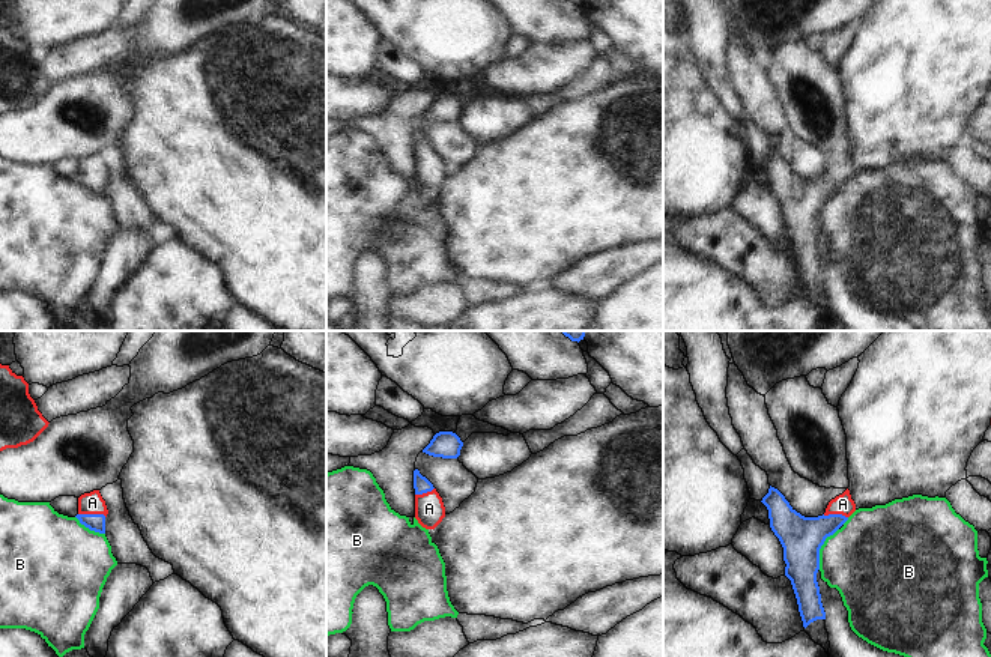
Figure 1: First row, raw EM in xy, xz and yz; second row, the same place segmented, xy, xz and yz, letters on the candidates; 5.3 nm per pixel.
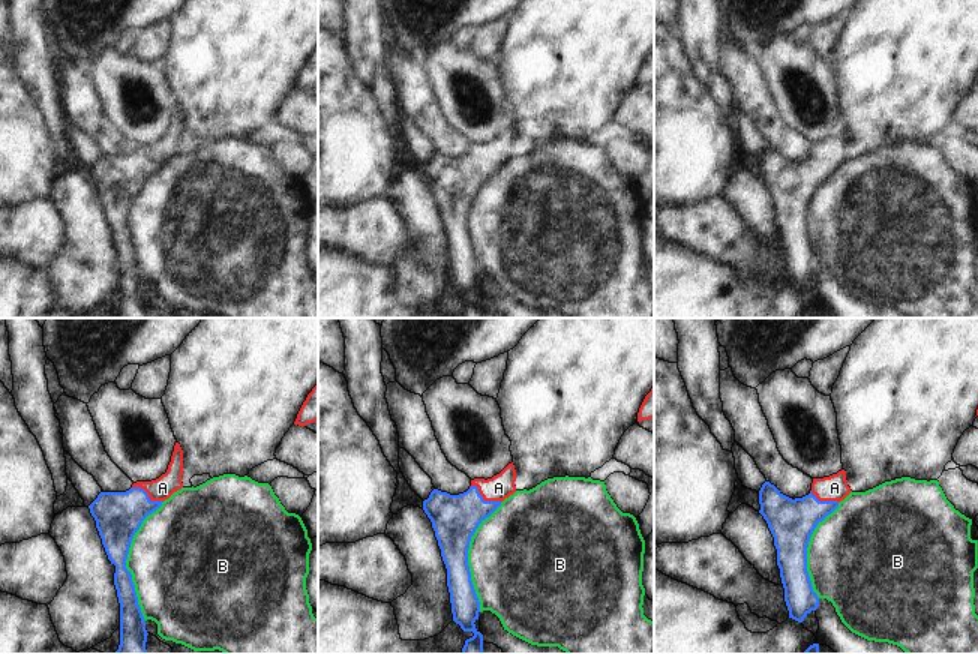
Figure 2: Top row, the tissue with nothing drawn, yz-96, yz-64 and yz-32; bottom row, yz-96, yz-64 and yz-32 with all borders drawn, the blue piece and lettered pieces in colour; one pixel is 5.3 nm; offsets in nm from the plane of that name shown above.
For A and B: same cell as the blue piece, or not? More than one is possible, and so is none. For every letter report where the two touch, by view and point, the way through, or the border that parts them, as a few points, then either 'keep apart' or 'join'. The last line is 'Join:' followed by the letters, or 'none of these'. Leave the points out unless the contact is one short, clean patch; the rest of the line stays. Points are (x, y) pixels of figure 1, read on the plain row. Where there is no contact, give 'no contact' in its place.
A: meets blue in xy at (92, 178); runs through xy (95, 185), (92, 178), (92, 166); join
B: meets blue in yz at (820, 211); keep apart
Join: A

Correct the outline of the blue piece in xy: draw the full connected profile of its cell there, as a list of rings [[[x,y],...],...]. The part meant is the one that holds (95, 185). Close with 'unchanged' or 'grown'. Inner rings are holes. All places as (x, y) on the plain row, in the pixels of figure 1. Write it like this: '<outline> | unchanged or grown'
[[[99,153],[84,156],[78,161],[78,177],[75,180],[90,194],[105,197],[107,177],[108,173]]] | grown

